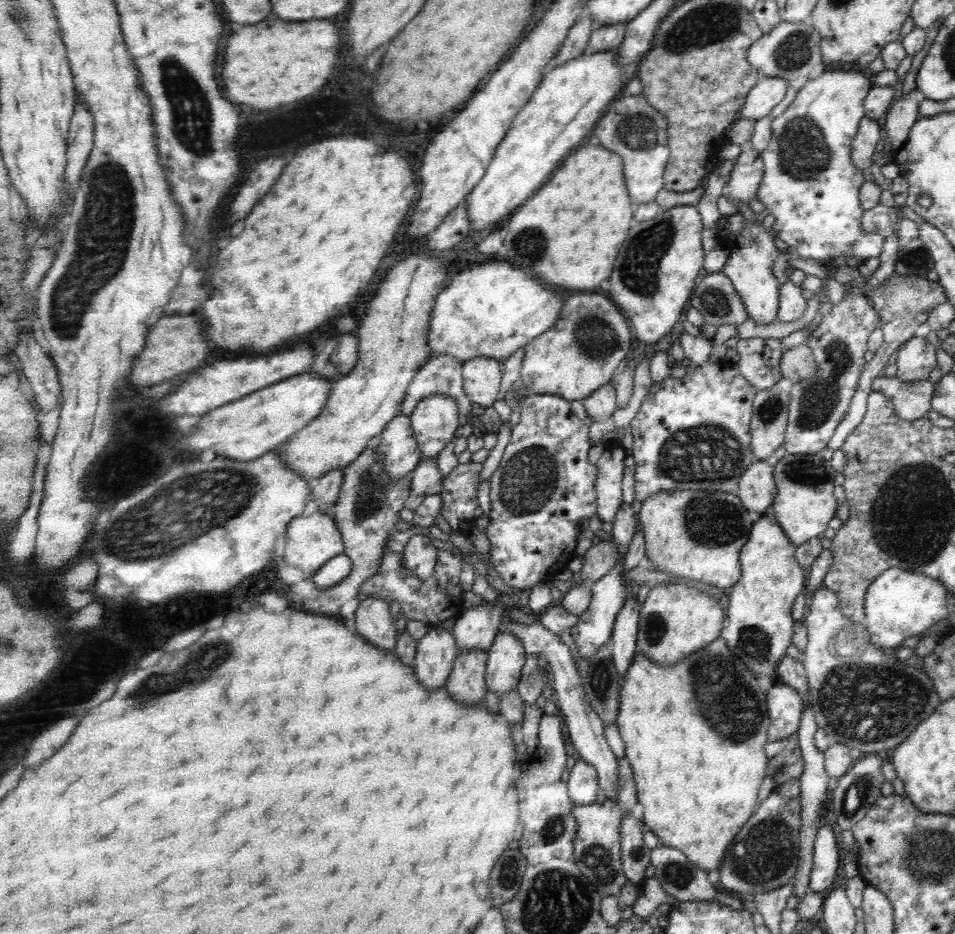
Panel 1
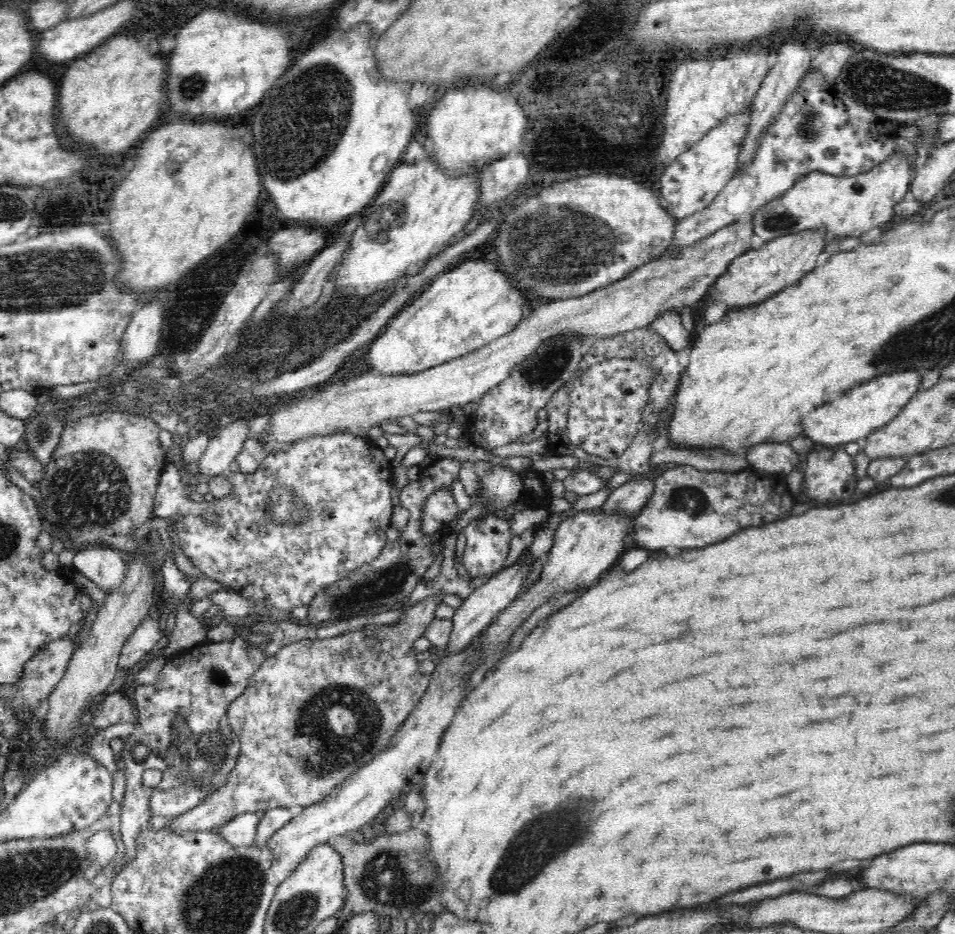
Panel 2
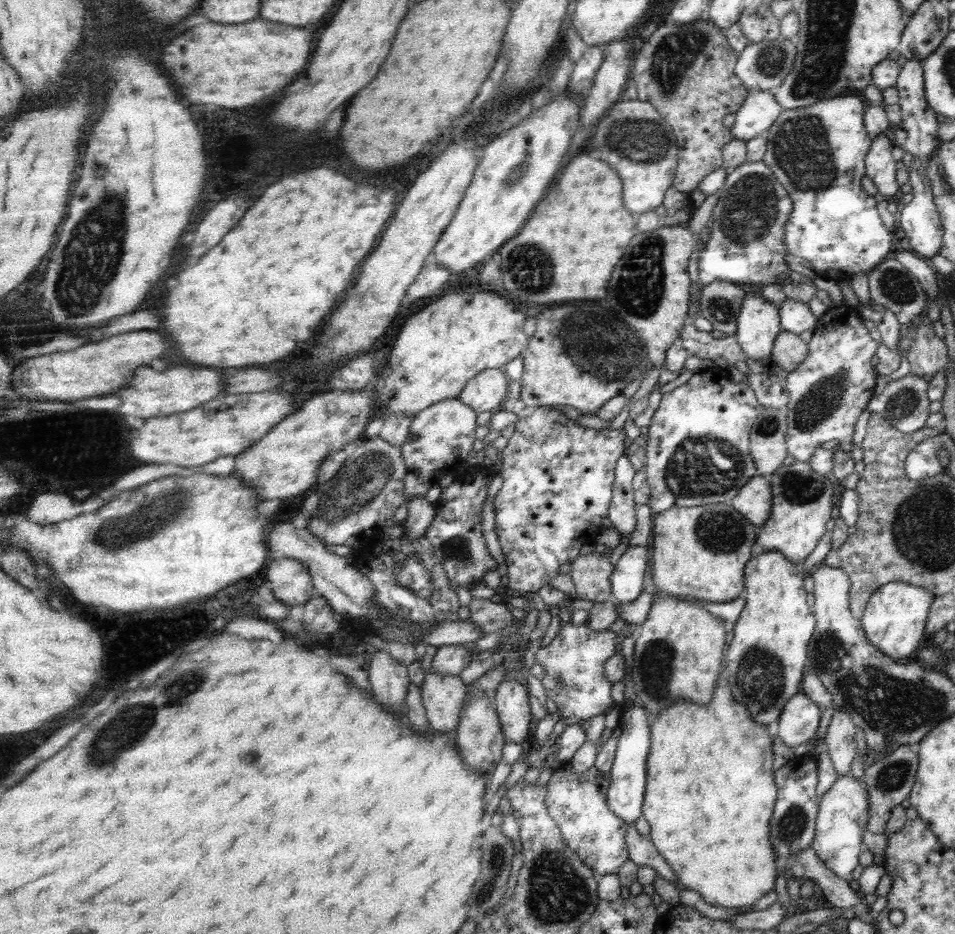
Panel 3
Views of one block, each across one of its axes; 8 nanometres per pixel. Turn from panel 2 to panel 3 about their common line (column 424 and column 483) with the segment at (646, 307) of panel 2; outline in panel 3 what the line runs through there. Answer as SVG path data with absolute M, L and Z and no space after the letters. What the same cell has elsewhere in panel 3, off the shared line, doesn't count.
M489 368L470 380L460 399L479 413L496 410L508 398L510 382L505 369Z

